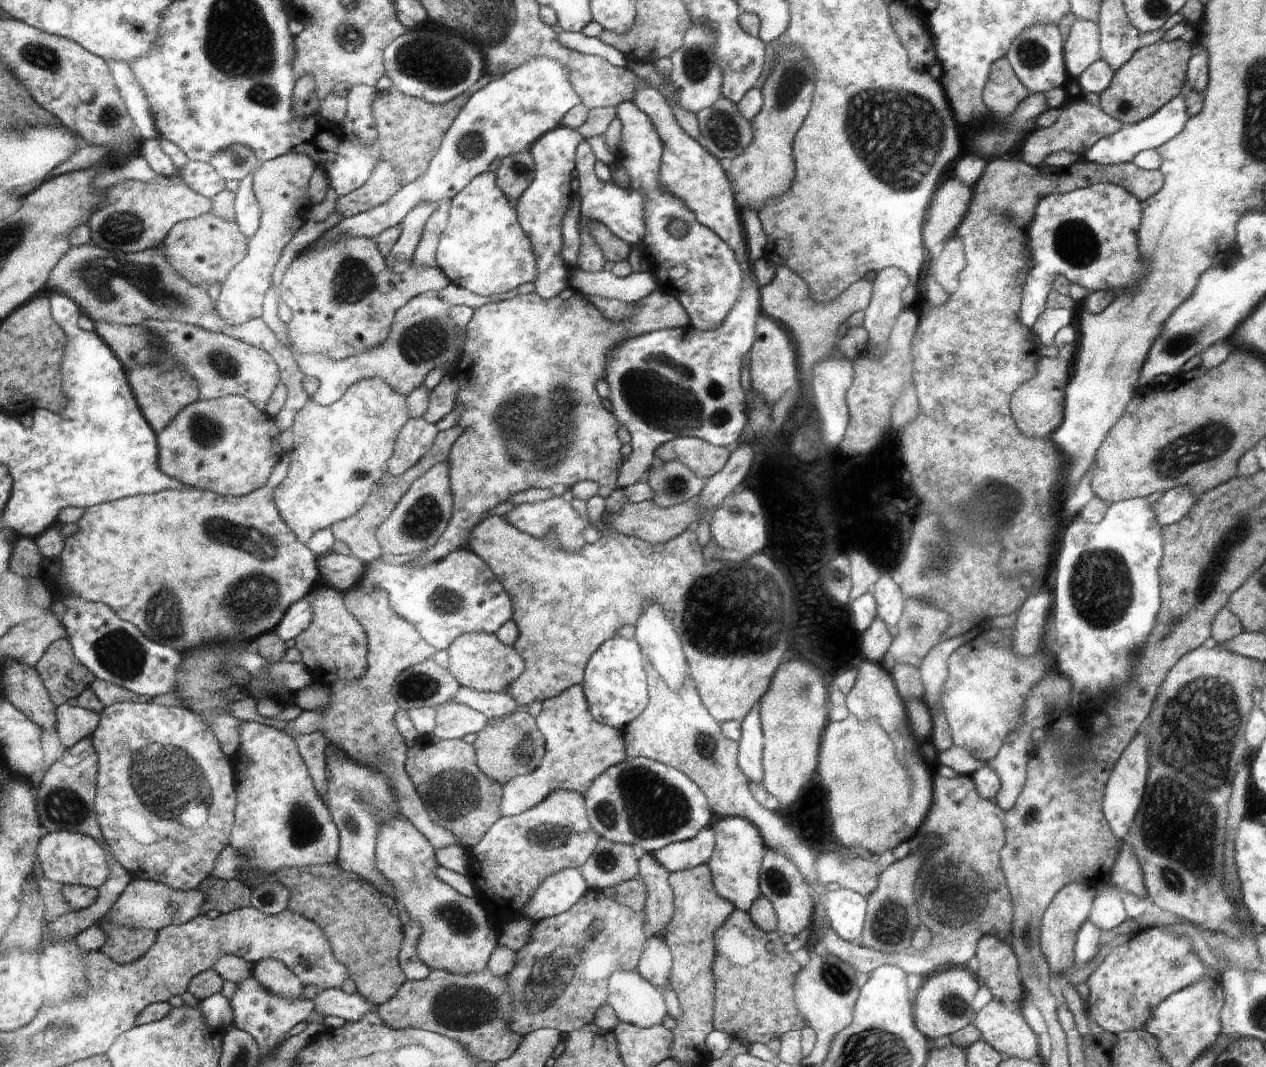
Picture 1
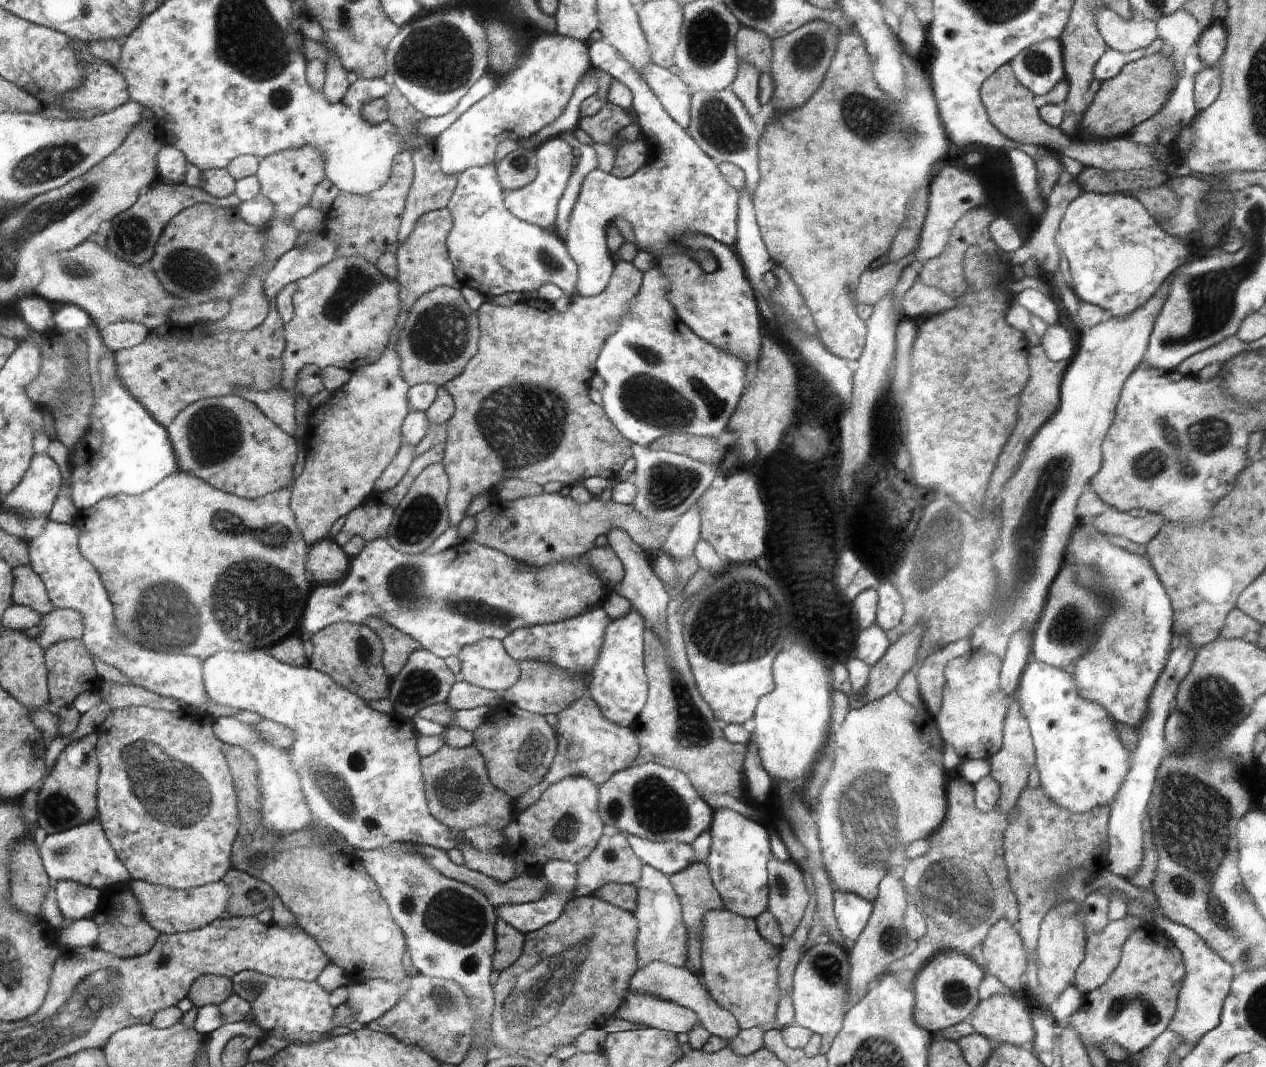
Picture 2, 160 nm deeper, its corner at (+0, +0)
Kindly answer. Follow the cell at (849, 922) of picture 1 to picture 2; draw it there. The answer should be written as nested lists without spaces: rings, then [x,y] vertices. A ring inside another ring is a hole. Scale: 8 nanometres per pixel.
[[[836,892],[832,910],[843,938],[846,942],[854,942],[861,936],[864,926],[868,926],[873,904],[856,895]]]

